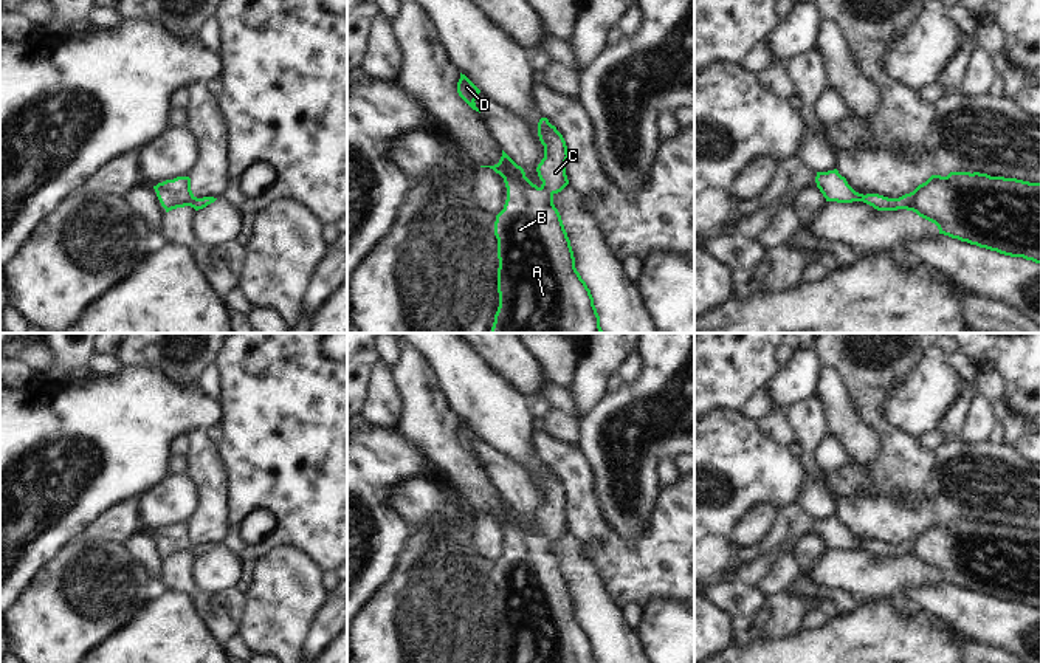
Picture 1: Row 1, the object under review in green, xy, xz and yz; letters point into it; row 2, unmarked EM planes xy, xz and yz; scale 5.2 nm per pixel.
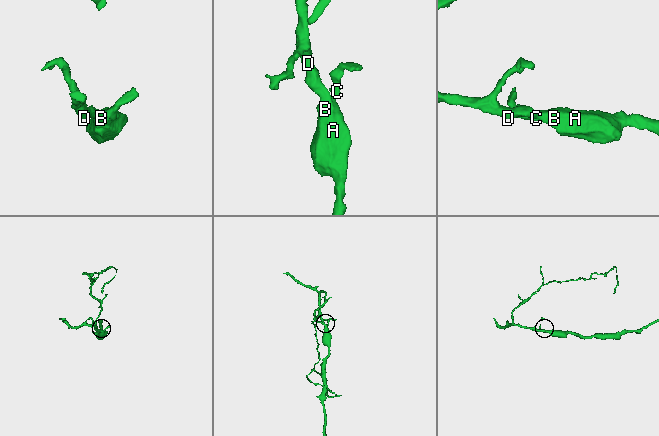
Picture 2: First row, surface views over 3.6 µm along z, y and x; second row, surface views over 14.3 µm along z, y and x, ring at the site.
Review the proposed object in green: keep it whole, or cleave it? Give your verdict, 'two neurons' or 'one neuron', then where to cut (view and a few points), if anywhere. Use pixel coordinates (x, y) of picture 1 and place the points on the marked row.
one neuron; no cut

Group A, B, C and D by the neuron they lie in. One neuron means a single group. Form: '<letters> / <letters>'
A B C D

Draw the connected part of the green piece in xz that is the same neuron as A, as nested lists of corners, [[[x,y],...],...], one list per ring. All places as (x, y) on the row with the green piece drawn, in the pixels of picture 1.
[[[547,118],[538,122],[538,136],[544,146],[544,158],[536,167],[542,184],[538,187],[504,150],[498,164],[480,166],[490,167],[504,178],[507,200],[504,209],[496,215],[494,235],[498,239],[498,293],[499,307],[490,333],[603,333],[600,316],[594,305],[594,297],[586,282],[575,268],[575,257],[570,240],[564,229],[561,215],[553,204],[553,195],[561,192],[567,184],[566,161],[569,158],[567,146],[563,135]]]

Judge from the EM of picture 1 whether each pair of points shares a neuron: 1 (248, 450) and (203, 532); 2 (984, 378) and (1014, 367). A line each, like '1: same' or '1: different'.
1: different
2: different

